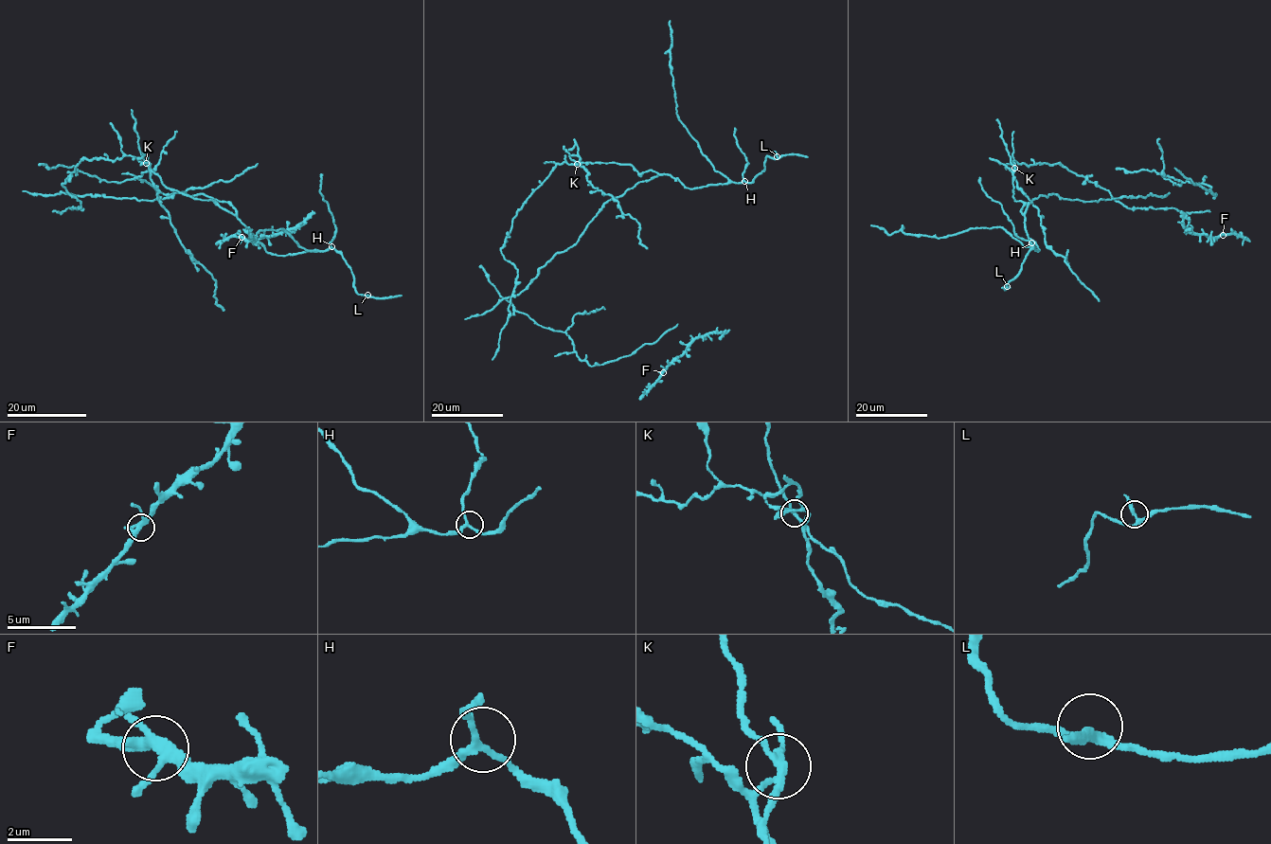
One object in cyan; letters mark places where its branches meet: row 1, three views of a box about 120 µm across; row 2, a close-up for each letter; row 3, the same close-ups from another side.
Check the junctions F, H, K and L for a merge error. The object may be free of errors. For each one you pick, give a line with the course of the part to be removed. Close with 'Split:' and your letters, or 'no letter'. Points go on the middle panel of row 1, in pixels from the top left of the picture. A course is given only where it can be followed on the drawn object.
K: Course of the part to remove: (577, 164), (579, 161), (595, 188), (610, 194), (624, 215), (636, 220), (639, 224), (637, 239), (647, 248)
Split: K

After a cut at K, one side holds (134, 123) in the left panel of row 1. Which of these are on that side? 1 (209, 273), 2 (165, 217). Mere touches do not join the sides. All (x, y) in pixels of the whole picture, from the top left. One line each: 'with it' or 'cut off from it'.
1: with it
2: with it

